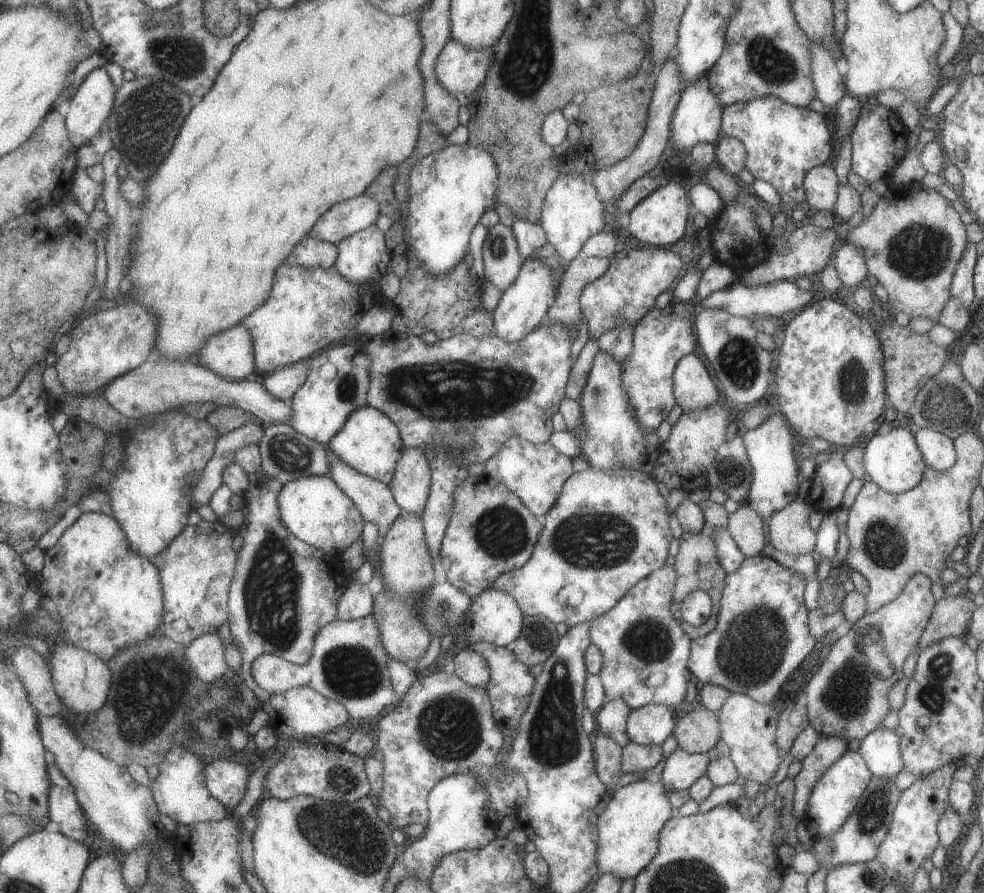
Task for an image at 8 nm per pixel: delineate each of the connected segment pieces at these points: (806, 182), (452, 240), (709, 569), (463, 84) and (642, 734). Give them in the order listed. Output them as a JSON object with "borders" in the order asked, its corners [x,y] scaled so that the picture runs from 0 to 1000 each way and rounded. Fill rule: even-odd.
{"borders":[[[[843,183],[822,189],[815,202],[820,236],[847,235],[851,222],[851,197]]],[[[456,161],[437,172],[417,197],[417,231],[413,235],[416,278],[422,279],[439,308],[455,306],[478,280],[482,255],[489,243],[505,231],[508,205],[506,181],[492,163]]],[[[716,559],[714,562],[711,562],[710,567],[712,567],[712,573],[715,578],[713,592],[707,599],[694,596],[691,602],[689,602],[690,615],[689,619],[685,623],[686,630],[684,633],[687,641],[687,648],[681,676],[682,688],[693,701],[694,708],[696,708],[701,716],[714,712],[726,704],[735,651],[738,644],[738,641],[729,627],[728,609],[726,605],[730,592],[735,592],[738,589],[740,580],[739,573],[734,564],[727,563],[721,559]],[[705,661],[714,661],[722,667],[722,672],[724,673],[724,682],[722,683],[722,689],[718,692],[718,695],[715,700],[710,700],[709,702],[696,699],[694,693],[692,693],[692,686],[690,686],[694,670],[696,670],[700,663],[704,663]]],[[[459,43],[446,62],[441,80],[445,91],[473,118],[483,110],[485,99],[494,91],[499,65],[499,56],[478,55]]],[[[670,787],[641,794],[636,804],[636,821],[640,830],[650,834],[672,834],[685,816],[684,794]]]]}

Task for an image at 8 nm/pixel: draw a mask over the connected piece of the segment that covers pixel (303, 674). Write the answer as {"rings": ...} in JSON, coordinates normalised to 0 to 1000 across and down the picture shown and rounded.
{"rings":[[[378,689],[358,695],[350,695],[345,692],[336,695],[324,707],[320,719],[319,735],[312,744],[300,744],[277,731],[265,732],[263,737],[259,737],[255,753],[257,753],[260,767],[274,776],[287,776],[292,772],[305,768],[318,769],[331,781],[348,786],[359,806],[373,812],[375,805],[383,804],[389,795],[393,795],[395,791],[402,792],[408,786],[408,779],[401,775],[401,770],[397,766],[397,755],[395,755],[395,739],[399,739],[399,737],[390,722],[386,701]]]}

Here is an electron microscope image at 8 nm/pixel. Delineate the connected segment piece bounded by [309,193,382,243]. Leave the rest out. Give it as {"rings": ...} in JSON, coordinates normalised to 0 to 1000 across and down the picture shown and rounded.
{"rings":[[[373,216],[338,230],[324,246],[314,263],[337,272],[359,264],[381,252],[388,240],[388,231]]]}

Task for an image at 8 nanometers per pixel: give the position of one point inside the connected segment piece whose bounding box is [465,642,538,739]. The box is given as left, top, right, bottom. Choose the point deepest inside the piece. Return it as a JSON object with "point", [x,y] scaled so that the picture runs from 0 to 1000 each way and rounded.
{"point":[521,767]}

